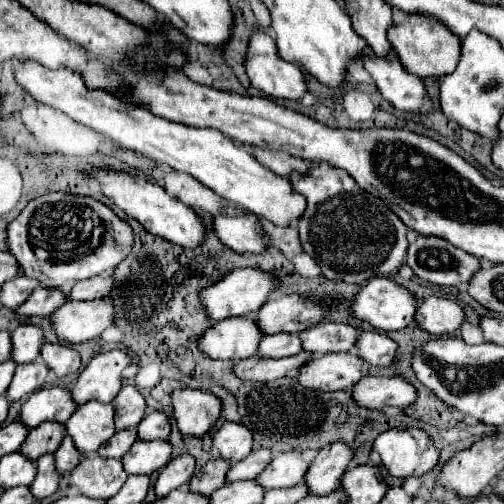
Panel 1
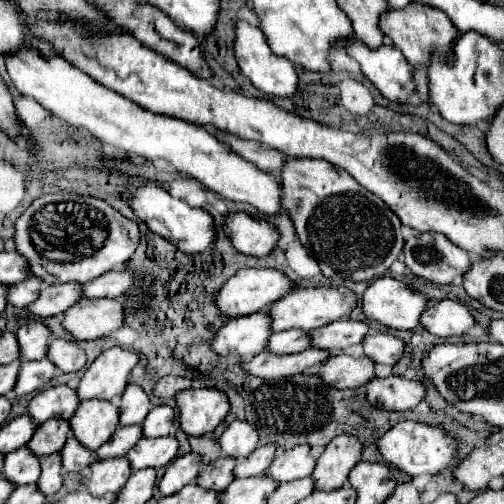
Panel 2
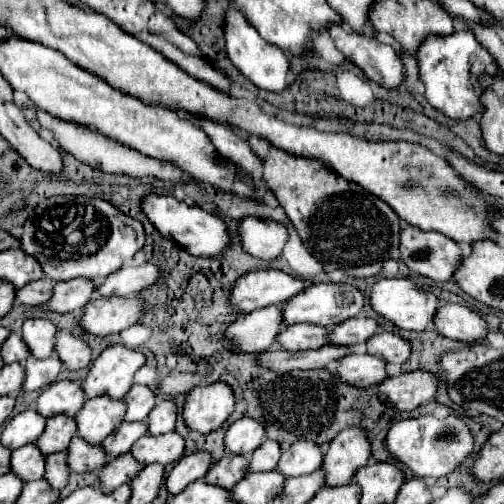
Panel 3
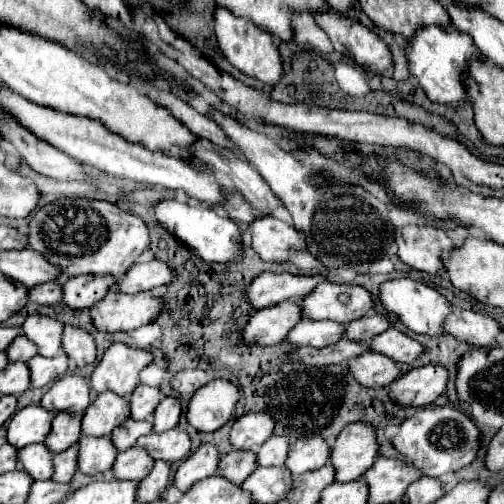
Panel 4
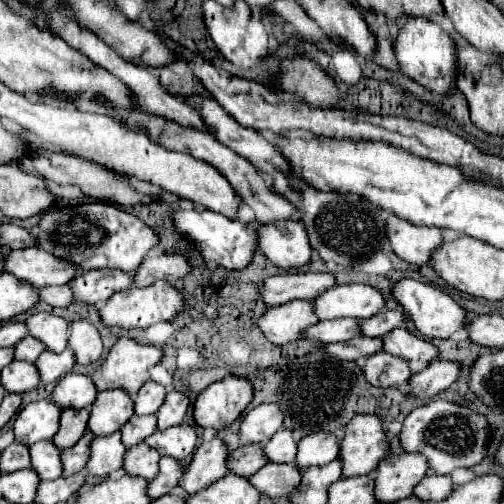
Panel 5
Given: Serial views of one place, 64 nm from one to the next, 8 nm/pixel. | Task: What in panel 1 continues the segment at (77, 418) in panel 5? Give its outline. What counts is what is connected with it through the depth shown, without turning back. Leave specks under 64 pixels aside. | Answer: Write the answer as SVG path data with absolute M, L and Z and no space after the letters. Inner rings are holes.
M44 422L44 424L40 424L40 426L30 430L28 440L24 440L20 450L30 460L38 460L44 454L56 452L56 448L60 446L64 436L66 436L66 426L64 424Z

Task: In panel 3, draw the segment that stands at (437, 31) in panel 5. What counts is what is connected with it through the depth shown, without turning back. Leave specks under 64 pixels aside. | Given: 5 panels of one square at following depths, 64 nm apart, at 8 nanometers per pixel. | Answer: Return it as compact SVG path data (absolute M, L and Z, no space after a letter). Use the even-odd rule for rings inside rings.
M456 30L448 36L430 34L420 44L416 52L416 60L418 60L420 80L426 86L428 102L436 110L456 120L464 120L464 118L470 118L482 112L482 104L480 104L482 88L478 84L478 76L484 72L500 74L500 68L496 68L496 62L492 60L492 56L486 52L486 48L482 48L476 42L470 30Z

